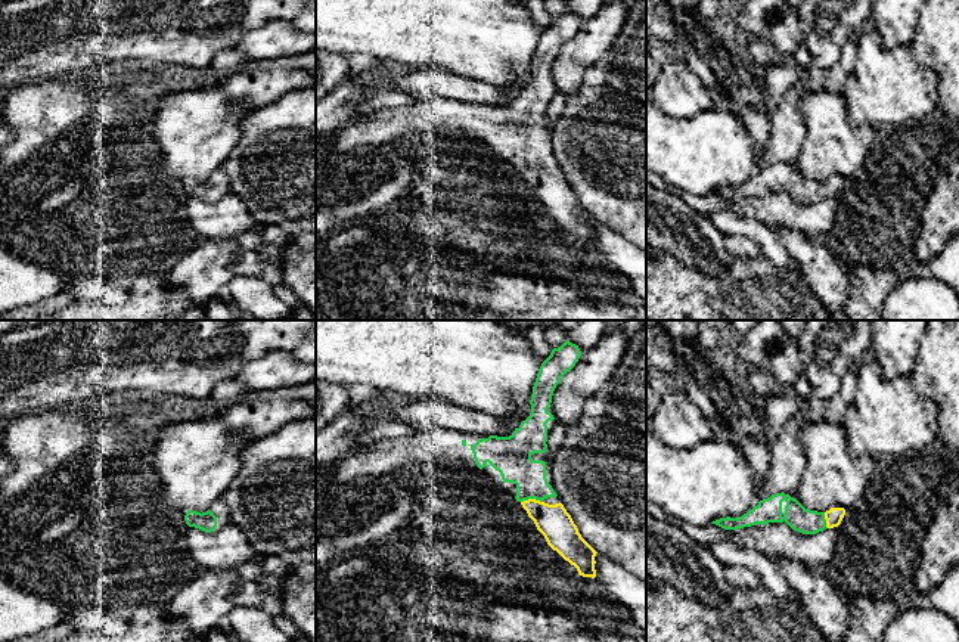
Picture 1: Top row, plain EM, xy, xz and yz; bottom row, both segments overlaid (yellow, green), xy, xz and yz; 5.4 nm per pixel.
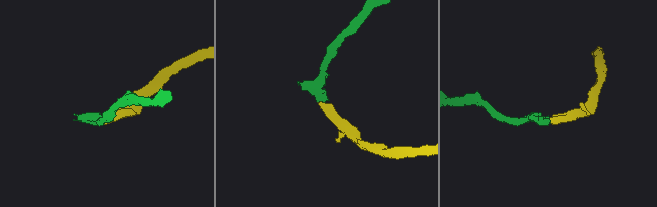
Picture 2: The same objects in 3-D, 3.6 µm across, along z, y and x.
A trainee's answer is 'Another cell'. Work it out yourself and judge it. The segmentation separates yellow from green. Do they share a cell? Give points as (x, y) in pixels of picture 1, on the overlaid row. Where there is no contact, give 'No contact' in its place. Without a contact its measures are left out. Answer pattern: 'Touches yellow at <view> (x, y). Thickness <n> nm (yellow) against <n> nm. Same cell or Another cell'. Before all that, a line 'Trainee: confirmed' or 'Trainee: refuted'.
Trainee: refuted
Touches yellow at xz (531, 499). Thickness 180 nm (yellow) against 200 nm. Same cell

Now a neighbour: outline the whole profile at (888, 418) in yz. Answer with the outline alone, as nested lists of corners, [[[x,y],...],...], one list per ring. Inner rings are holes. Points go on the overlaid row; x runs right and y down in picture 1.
[[[873,359],[857,367],[856,397],[842,427],[853,458],[910,456],[938,440],[938,407],[913,390],[910,376],[885,379],[879,363]]]

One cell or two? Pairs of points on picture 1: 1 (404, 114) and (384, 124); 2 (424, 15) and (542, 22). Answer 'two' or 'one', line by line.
1: one
2: two

